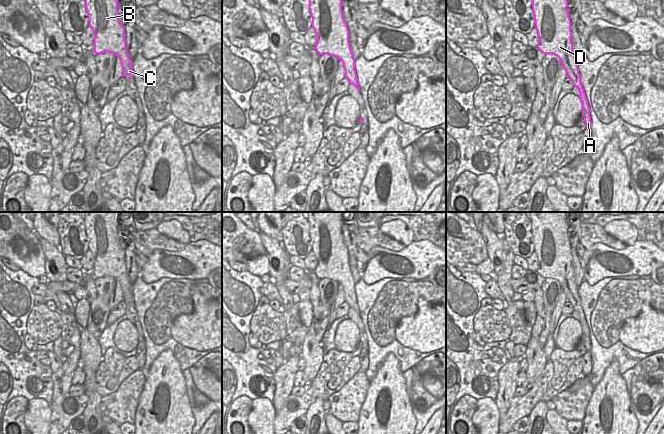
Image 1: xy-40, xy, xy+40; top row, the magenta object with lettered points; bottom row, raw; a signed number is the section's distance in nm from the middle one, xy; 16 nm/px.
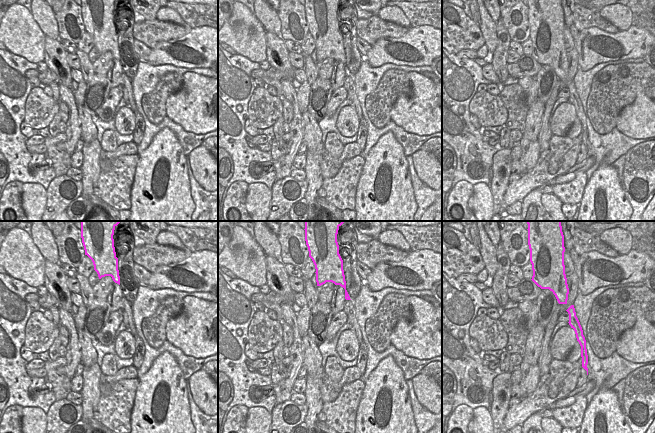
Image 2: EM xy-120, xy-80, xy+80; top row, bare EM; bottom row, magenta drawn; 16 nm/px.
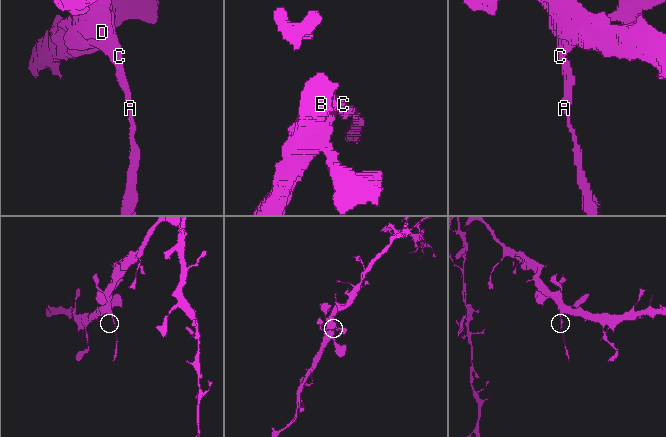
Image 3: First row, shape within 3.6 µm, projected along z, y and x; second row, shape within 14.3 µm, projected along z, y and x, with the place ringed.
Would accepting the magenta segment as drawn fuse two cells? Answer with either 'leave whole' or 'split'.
split

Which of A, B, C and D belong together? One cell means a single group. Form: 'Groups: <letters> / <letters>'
Groups: A / B C D.

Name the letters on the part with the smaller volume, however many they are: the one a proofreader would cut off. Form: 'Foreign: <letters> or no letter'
Foreign: A.

